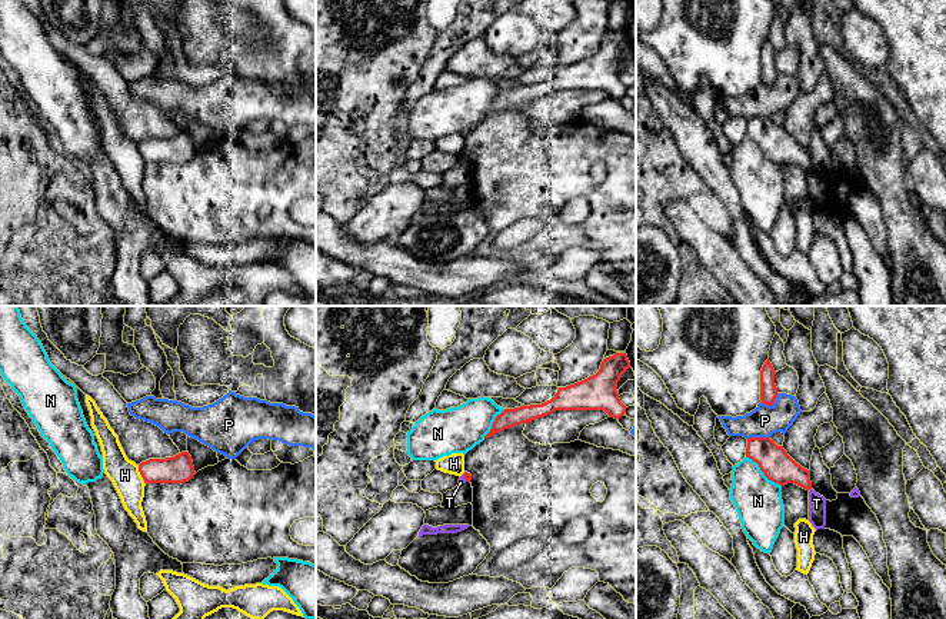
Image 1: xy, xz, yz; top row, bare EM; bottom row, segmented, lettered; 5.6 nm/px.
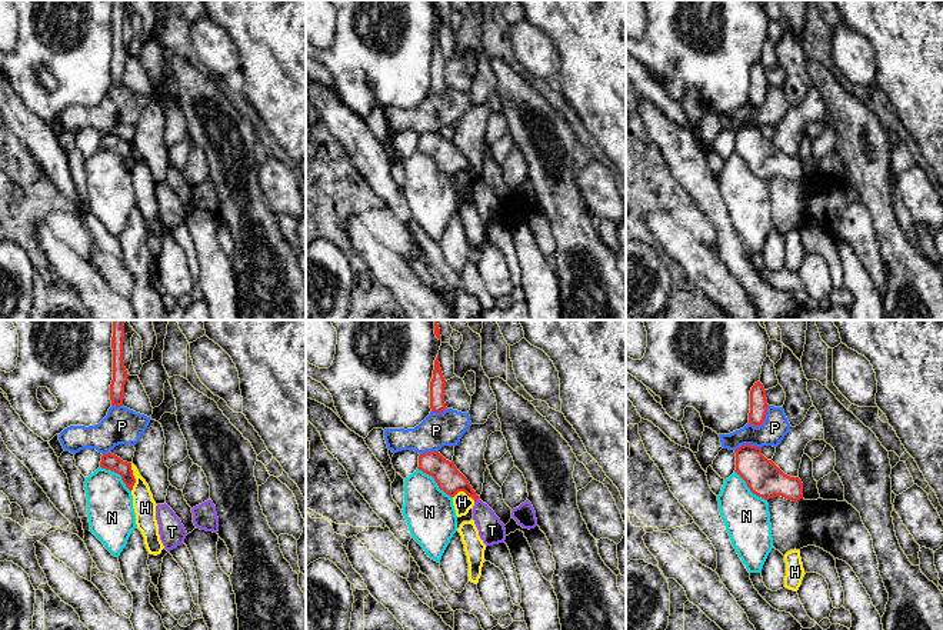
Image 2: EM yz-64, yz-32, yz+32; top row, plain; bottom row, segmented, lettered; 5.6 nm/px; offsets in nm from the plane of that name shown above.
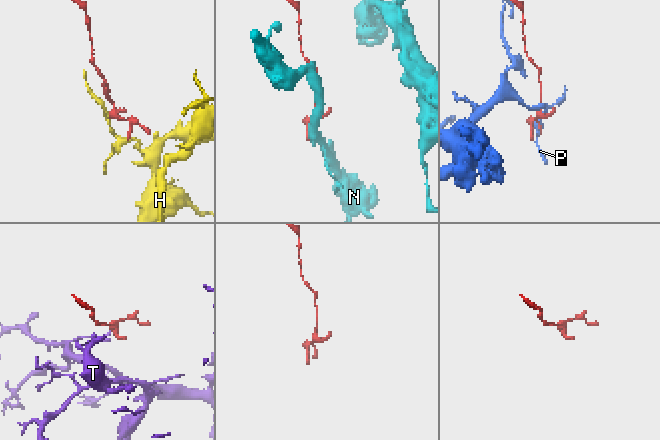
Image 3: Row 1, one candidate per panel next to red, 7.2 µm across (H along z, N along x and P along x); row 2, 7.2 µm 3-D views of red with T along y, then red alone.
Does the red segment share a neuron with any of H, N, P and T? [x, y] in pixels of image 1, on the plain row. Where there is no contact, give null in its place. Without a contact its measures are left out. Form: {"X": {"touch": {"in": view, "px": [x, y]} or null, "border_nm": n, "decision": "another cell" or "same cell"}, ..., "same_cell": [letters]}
{"H": {"touch": {"in": "xy", "px": [140, 153]}, "border_nm": 120, "decision": "another cell"}, "N": {"touch": {"in": "yz", "px": [762, 150]}, "border_nm": 260, "decision": "another cell"}, "P": {"touch": {"in": "yz", "px": [770, 85]}, "border_nm": 120, "decision": "another cell"}, "T": {"touch": {"in": "yz", "px": [809, 167]}, "border_nm": 30, "decision": "another cell"}, "same_cell": []}

